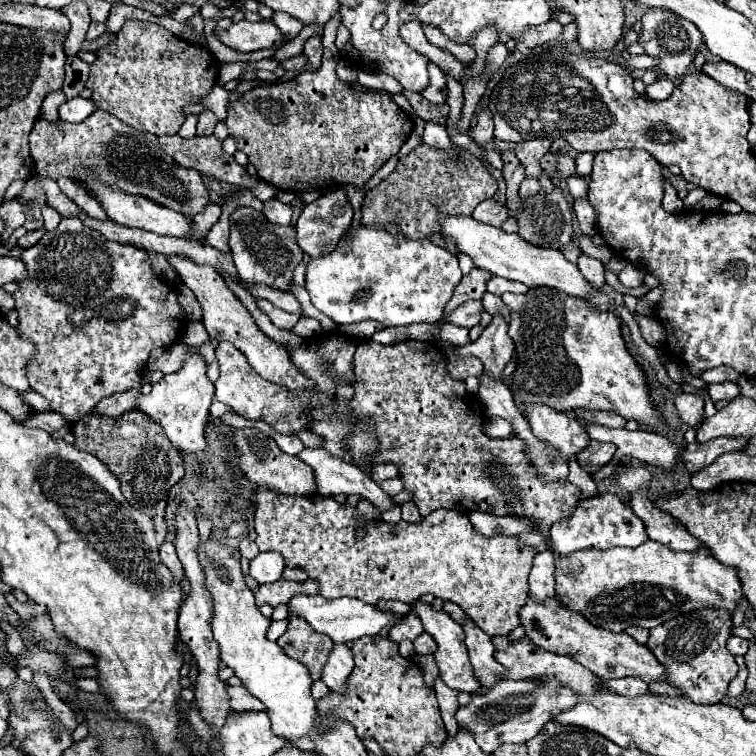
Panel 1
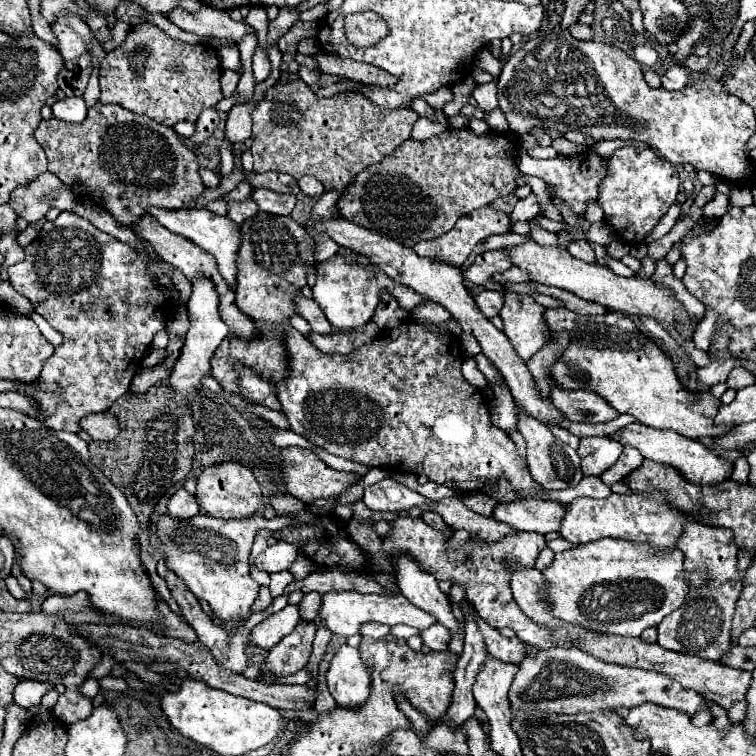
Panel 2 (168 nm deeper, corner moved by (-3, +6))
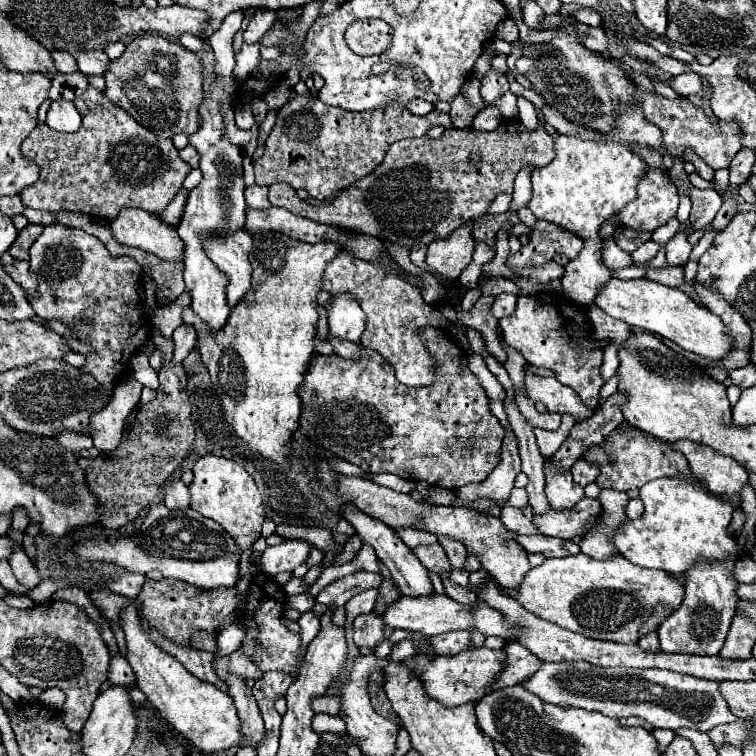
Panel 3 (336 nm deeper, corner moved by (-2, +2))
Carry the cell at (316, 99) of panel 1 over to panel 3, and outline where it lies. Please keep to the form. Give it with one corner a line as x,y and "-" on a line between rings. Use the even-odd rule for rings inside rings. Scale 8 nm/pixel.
296,94
292,96
276,116
276,124
266,140
264,154
254,162
254,172
256,172
256,184
270,186
276,182
286,182
292,188
306,188
308,194
316,200
326,200
336,196
340,190
350,186
354,180
360,180
362,176
370,174
382,160
386,150
402,140
402,138
414,138
414,136
424,136
430,126
444,126
452,128
452,120
448,114
442,114
438,110
432,110
428,116
414,116
408,110
398,108
396,104
384,110
374,110
374,112
346,112
342,108
326,106
320,102
316,96
306,96
306,94

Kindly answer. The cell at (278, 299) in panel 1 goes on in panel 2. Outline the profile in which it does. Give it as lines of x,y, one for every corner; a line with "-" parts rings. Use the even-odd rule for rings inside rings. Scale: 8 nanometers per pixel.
299,296
295,300
295,306
297,306
297,312
311,324
311,328
317,332
317,334
331,334
333,326
329,324
329,320
325,318
323,310
319,308
319,304
315,304
315,300
309,300
305,296

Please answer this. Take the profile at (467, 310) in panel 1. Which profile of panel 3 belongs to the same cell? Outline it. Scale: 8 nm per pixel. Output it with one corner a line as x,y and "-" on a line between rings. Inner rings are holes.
500,294
494,298
494,304
492,304
492,316
494,318
504,318
504,316
510,316
516,308
516,296
514,294

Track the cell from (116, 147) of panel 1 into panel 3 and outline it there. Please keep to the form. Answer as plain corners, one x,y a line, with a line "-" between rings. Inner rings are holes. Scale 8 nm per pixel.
88,86
88,90
76,100
76,108
82,114
82,126
78,132
60,134
46,128
46,124
38,124
30,132
30,136
22,142
22,154
40,166
38,182
20,194
24,204
36,210
82,212
102,220
112,220
114,216
118,216
122,208
134,208
134,206
150,214
158,214
166,210
172,198
180,192
184,178
192,170
190,164
180,158
172,140
154,136
150,130
138,124
126,110
106,100
106,96
92,86

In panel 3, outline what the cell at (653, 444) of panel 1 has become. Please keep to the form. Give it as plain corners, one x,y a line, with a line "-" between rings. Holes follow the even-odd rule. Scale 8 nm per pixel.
676,440
670,444
676,452
684,454
692,474
706,484
712,494
732,496
742,490
748,482
748,474
742,464
730,460
730,456
722,456
712,448
694,444
690,440

